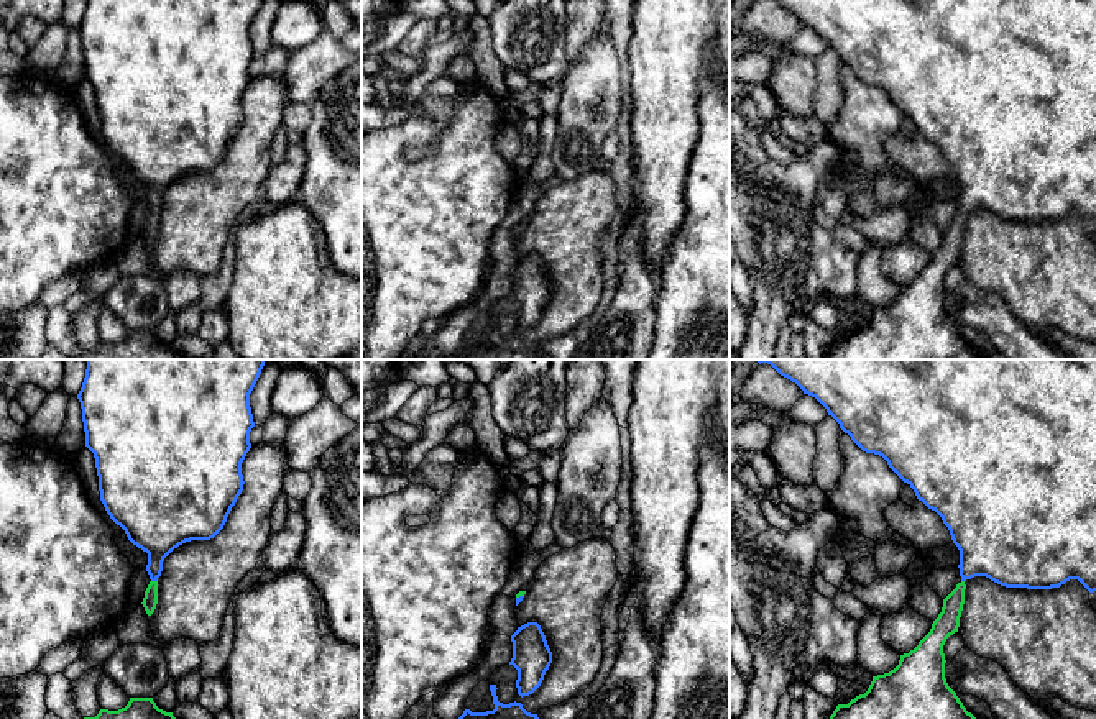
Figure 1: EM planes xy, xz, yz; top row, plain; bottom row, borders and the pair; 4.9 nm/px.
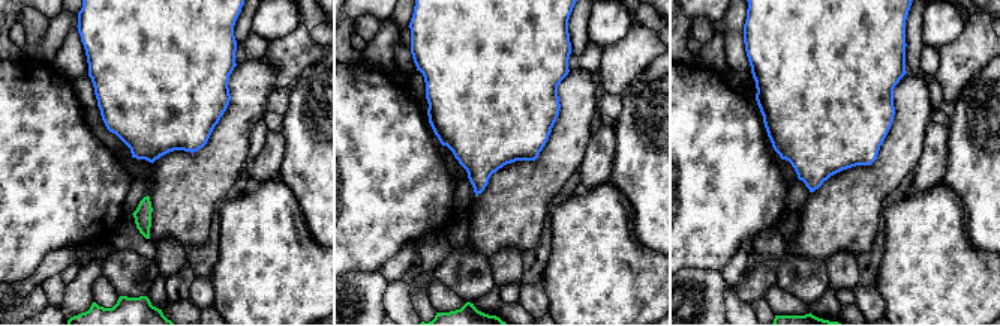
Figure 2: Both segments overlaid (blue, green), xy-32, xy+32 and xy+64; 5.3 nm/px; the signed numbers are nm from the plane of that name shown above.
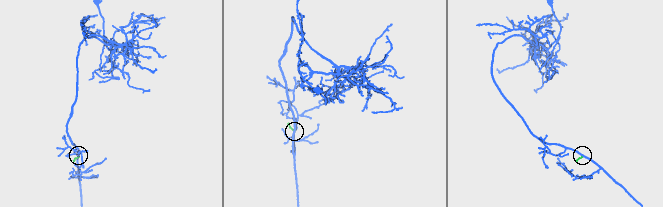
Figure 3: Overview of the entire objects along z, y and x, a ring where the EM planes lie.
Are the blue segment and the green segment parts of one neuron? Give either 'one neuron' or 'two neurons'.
one neuron

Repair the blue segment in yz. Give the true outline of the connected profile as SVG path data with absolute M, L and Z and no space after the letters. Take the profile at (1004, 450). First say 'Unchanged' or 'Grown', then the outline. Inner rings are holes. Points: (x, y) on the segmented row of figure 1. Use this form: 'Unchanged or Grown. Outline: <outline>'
Unchanged. Outline: M758 360L815 397L866 453L882 456L919 501L935 511L960 550L961 581L986 576L1006 588L1052 589L1078 579L1096 591L1096 360Z

